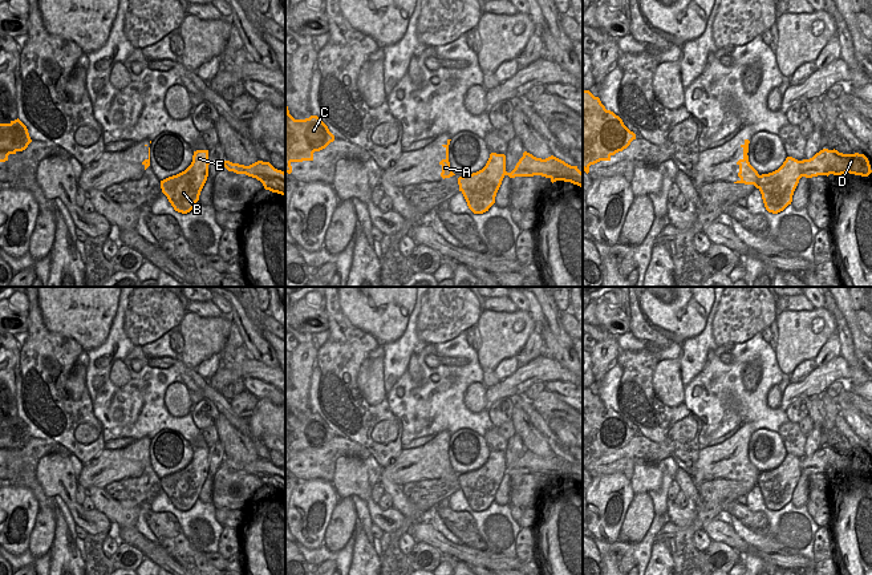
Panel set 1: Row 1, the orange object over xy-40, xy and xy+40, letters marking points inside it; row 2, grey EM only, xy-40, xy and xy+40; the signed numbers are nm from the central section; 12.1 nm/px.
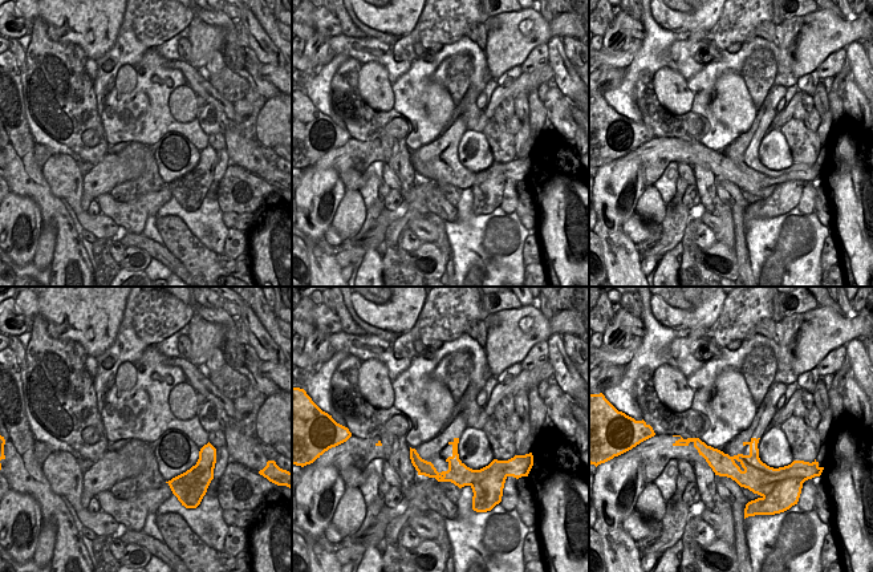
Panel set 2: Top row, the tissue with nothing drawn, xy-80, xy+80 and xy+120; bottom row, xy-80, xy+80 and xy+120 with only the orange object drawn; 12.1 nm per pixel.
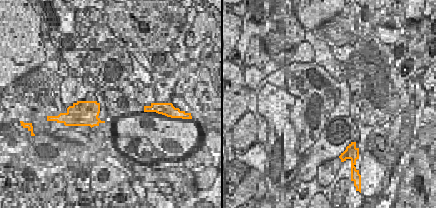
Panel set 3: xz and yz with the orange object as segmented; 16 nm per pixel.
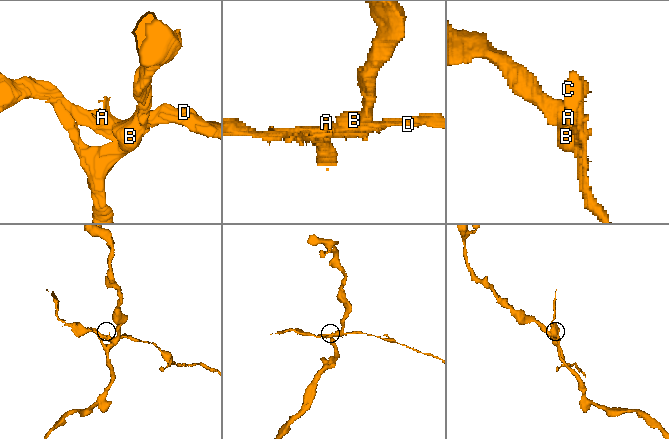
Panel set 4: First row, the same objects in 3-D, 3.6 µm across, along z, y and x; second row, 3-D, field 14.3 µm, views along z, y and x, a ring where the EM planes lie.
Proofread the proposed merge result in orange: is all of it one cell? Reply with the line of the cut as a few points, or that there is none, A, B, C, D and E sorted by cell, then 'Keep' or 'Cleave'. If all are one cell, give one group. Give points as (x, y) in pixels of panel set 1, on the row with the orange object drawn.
Split along xy+40 (799, 161), (799, 173), (802, 175). Groups: A C D / B E. Cleave

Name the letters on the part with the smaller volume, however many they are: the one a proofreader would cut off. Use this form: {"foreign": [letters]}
{"foreign": ["A", "C", "D"]}

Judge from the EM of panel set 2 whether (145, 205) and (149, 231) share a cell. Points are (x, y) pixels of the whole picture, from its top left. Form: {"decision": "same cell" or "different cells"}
{"decision": "different cells"}

